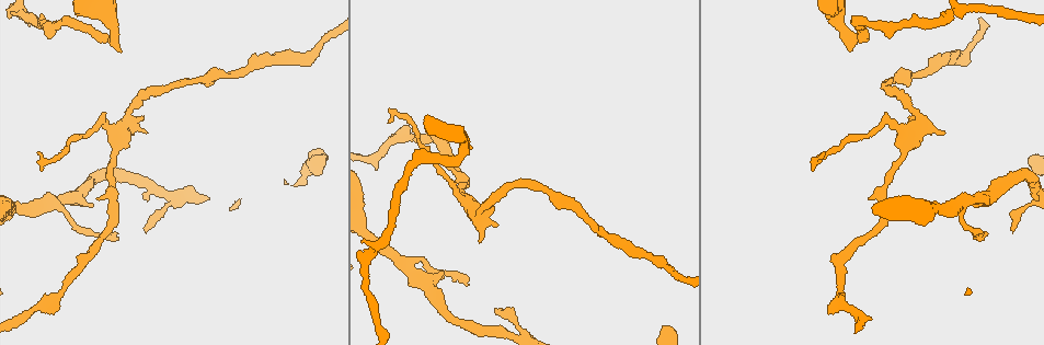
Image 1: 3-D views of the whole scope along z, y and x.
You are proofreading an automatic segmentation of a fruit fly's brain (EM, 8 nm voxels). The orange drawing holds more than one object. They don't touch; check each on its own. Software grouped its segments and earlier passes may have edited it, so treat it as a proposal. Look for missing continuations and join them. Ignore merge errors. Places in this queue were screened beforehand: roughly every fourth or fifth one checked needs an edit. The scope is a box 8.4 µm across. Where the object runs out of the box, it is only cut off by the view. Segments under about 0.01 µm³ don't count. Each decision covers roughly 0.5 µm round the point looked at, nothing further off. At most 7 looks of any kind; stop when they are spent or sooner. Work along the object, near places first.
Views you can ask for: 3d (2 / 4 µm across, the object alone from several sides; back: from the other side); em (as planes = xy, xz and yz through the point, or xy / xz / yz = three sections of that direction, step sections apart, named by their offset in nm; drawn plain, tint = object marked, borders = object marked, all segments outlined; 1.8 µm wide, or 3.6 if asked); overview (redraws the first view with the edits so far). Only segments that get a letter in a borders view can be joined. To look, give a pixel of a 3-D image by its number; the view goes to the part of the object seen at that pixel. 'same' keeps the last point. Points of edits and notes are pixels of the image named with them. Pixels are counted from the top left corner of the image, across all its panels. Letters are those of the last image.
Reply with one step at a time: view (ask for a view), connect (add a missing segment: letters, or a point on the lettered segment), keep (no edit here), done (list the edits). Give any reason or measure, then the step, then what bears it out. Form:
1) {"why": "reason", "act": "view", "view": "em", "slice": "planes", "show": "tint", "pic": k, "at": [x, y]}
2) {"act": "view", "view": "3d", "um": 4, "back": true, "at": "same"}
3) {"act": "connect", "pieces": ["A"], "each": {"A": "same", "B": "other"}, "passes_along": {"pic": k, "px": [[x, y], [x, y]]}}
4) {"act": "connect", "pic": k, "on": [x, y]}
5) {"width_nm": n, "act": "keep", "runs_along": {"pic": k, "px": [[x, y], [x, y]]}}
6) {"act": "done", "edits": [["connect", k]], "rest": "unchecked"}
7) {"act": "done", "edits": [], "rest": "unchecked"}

{"act": "view", "view": "3d", "um": 4, "back": true, "pic": 1, "at": [479, 239]}

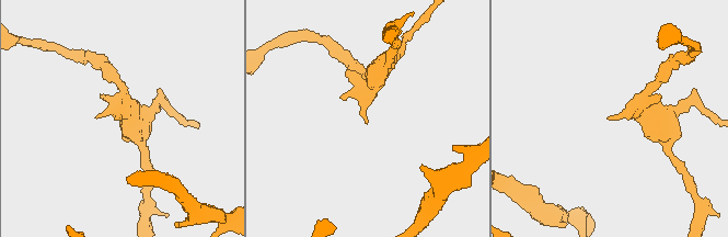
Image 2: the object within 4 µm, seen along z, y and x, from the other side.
{"act": "view", "view": "em", "slice": "yz", "step": 4, "show": "borders", "pic": 2, "at": [607, 118]}

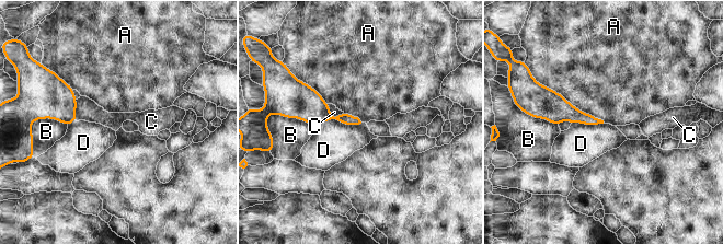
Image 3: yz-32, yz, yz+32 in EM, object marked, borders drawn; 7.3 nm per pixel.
{"act": "keep", "each": {"A": "other", "B": "other", "C": "other", "D": "other"}, "found": "no lettered segment goes on from it"}

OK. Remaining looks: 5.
{"why": "thin neck", "act": "view", "view": "3d", "um": 2, "back": true, "pic": 1, "at": [55, 201]}

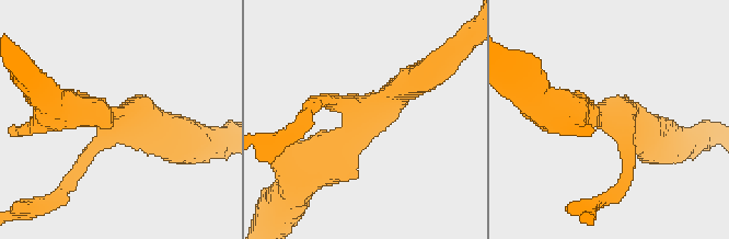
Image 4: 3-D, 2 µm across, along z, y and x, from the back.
{"arms": 3, "why": "shape alone is not enough", "act": "view", "view": "em", "um": 3.6, "slice": "xy", "step": 16, "show": "tint", "pic": 4, "at": [371, 112]}

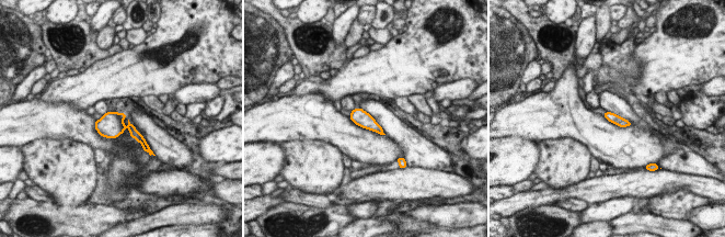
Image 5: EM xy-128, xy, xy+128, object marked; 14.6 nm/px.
{"why": "cut it another way", "act": "view", "view": "em", "um": 3.6, "slice": "planes", "show": "borders", "at": "same"}

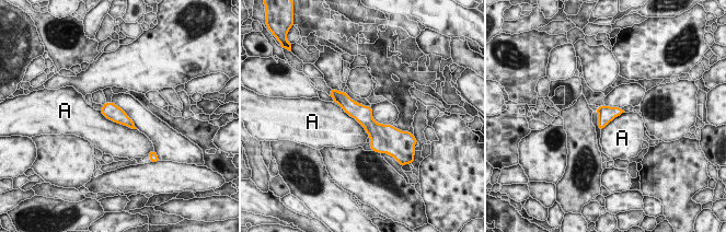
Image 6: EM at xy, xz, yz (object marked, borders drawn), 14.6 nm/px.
{"width_nm": 240, "act": "keep", "each": {"A": "other"}, "found": "none of them fits"}

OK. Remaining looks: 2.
{"act": "done", "edits": [], "rest": "unchecked"}

